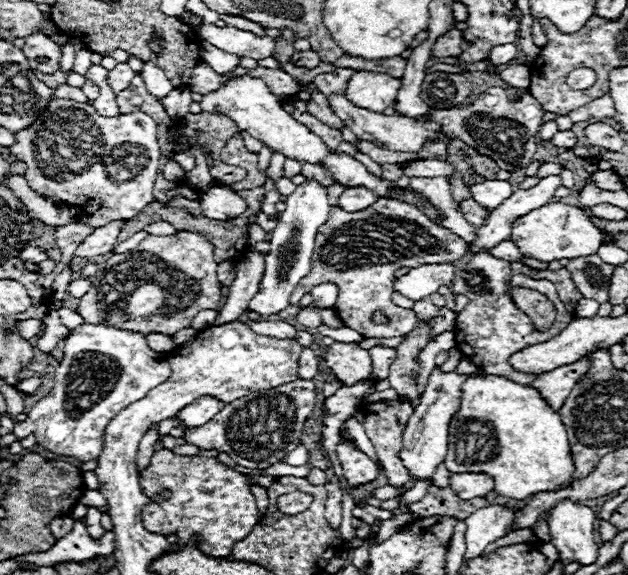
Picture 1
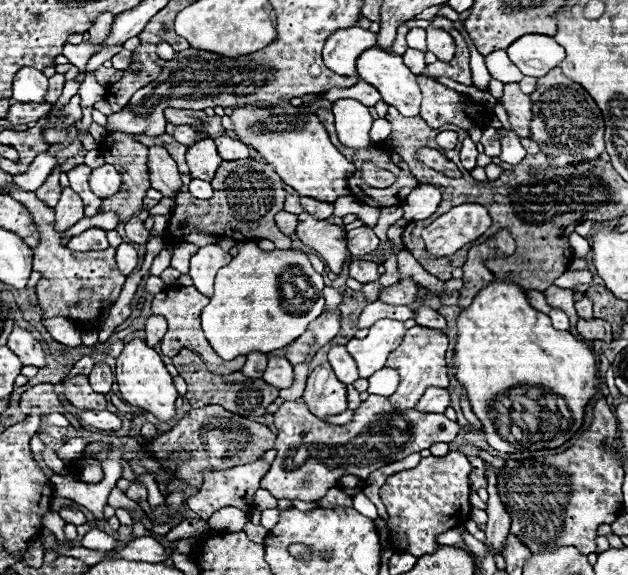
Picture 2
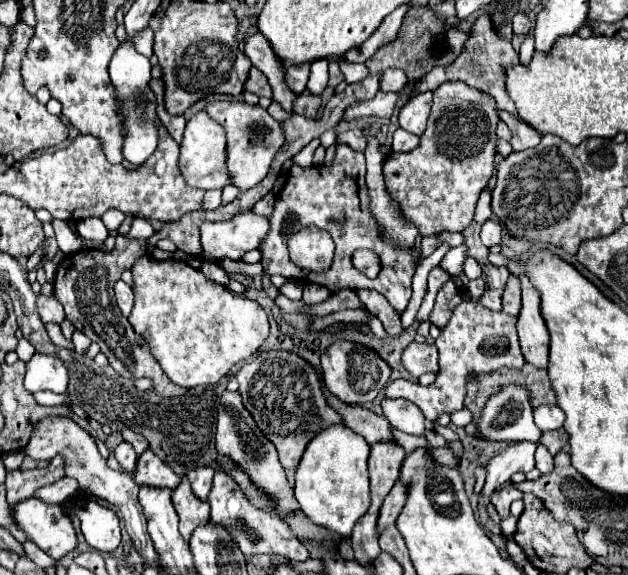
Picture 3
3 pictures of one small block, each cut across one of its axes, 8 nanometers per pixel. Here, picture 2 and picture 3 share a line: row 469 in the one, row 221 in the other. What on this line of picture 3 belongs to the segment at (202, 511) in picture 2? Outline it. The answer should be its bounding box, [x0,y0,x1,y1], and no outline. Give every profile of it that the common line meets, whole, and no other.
[202,212,268,262]

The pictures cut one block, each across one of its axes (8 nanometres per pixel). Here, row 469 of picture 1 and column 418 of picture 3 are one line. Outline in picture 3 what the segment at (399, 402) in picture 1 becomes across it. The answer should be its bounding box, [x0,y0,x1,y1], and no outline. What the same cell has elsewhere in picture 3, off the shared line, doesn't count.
[386,300,524,422]

